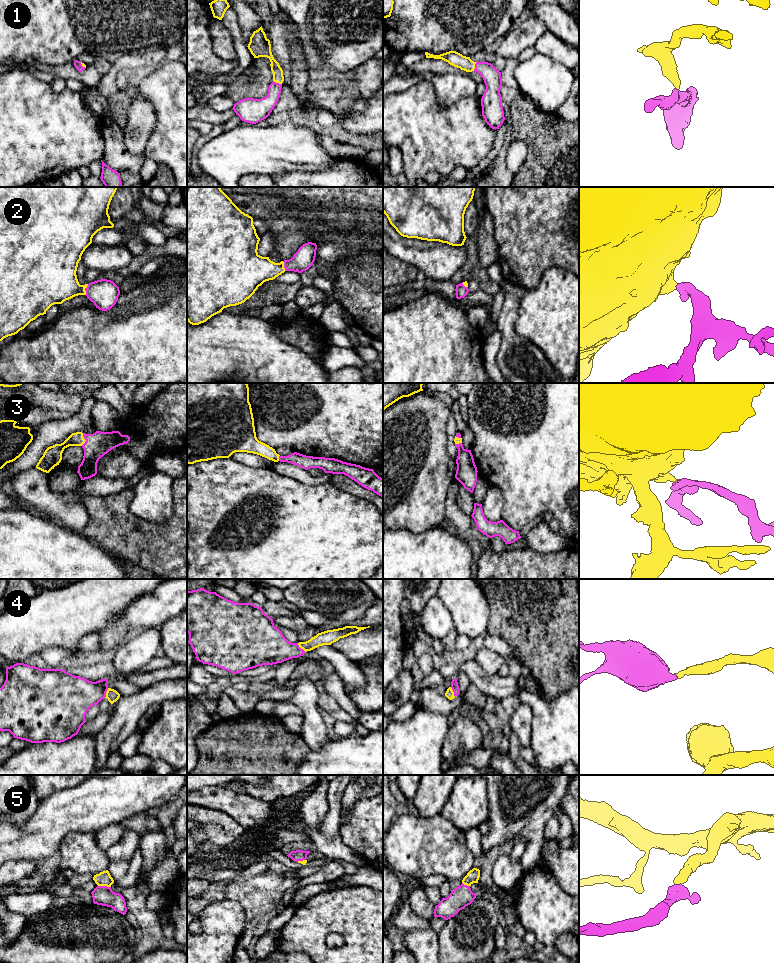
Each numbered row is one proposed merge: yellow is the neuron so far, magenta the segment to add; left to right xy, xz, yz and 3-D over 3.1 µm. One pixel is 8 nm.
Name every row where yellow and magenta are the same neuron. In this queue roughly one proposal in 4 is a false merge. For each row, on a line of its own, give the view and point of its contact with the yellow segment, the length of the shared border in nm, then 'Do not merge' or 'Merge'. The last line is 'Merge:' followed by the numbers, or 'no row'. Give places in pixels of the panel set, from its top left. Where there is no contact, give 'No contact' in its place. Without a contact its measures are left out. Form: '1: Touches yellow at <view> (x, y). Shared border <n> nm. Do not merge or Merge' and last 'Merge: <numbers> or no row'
1: Touches yellow at xz (277, 82). Shared border 80 nm. Merge
2: Touches yellow at xy (84, 289). Shared border 90 nm. Merge
3: Touches yellow at xy (84, 439). Shared border 110 nm. Merge
4: Touches yellow at xy (106, 693). Shared border 90 nm. Merge
5: Touches yellow at xy (104, 885). Shared border 110 nm. Merge
Merge: 1, 2, 3, 4, 5

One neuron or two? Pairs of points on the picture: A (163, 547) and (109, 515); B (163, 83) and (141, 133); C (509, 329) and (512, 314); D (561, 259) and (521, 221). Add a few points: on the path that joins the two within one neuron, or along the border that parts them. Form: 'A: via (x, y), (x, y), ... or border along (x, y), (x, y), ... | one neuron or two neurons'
A: via (150, 545), (132, 538), (122, 528) | one neuron
B: border along (140, 91), (154, 111), (155, 126), (152, 131) | two neurons
C: via (509, 325), (509, 318) | one neuron
D: via (551, 249), (531, 229) | one neuron

